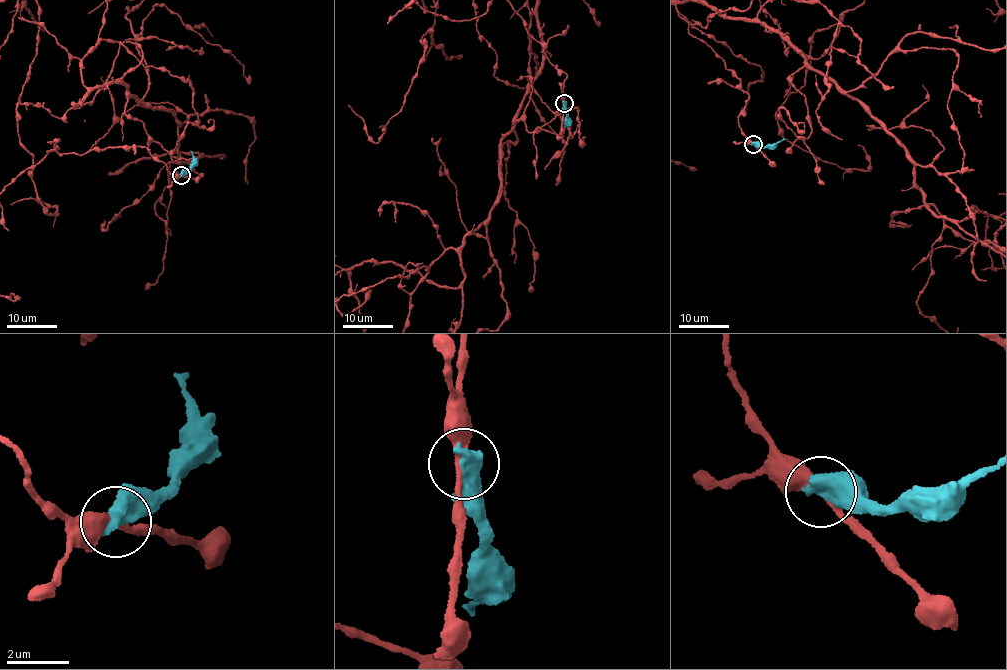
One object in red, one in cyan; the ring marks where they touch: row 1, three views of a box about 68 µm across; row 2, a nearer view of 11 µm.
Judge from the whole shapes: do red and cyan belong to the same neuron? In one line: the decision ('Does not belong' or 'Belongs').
Does not belong

